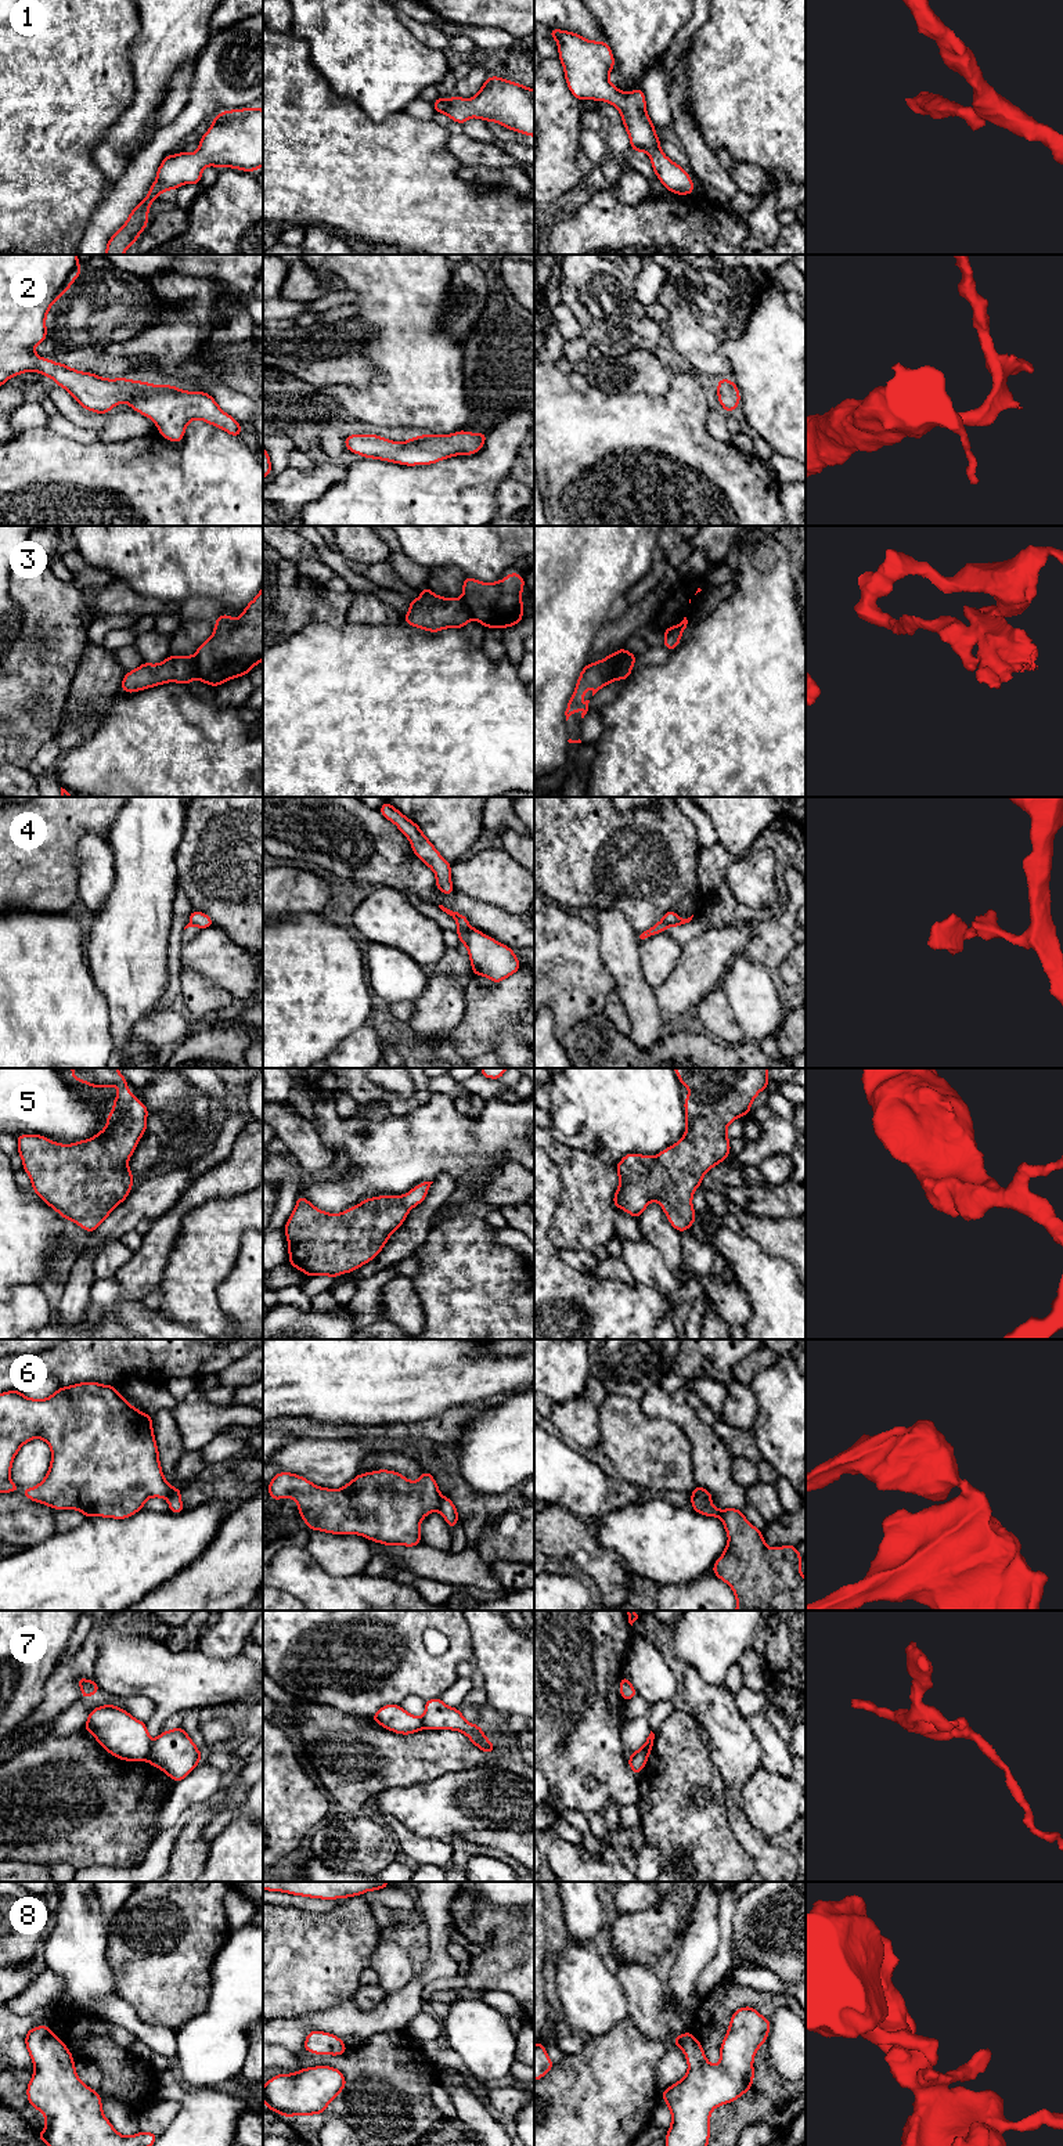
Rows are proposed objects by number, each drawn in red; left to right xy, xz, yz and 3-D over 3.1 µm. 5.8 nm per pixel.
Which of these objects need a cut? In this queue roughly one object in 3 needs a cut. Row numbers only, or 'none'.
3, 4, 6, 7

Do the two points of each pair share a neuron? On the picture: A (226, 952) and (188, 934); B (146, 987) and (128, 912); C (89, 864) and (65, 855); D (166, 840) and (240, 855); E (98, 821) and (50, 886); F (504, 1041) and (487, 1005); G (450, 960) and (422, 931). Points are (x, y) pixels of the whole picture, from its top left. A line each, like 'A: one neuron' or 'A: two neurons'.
A: two neurons
B: one neuron
C: two neurons
D: two neurons
E: one neuron
F: two neurons
G: two neurons

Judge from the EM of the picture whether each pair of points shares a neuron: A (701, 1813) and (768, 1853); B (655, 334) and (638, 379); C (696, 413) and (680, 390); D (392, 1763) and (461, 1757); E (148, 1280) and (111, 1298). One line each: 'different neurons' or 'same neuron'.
A: different neurons
B: different neurons
C: same neuron
D: same neuron
E: different neurons

